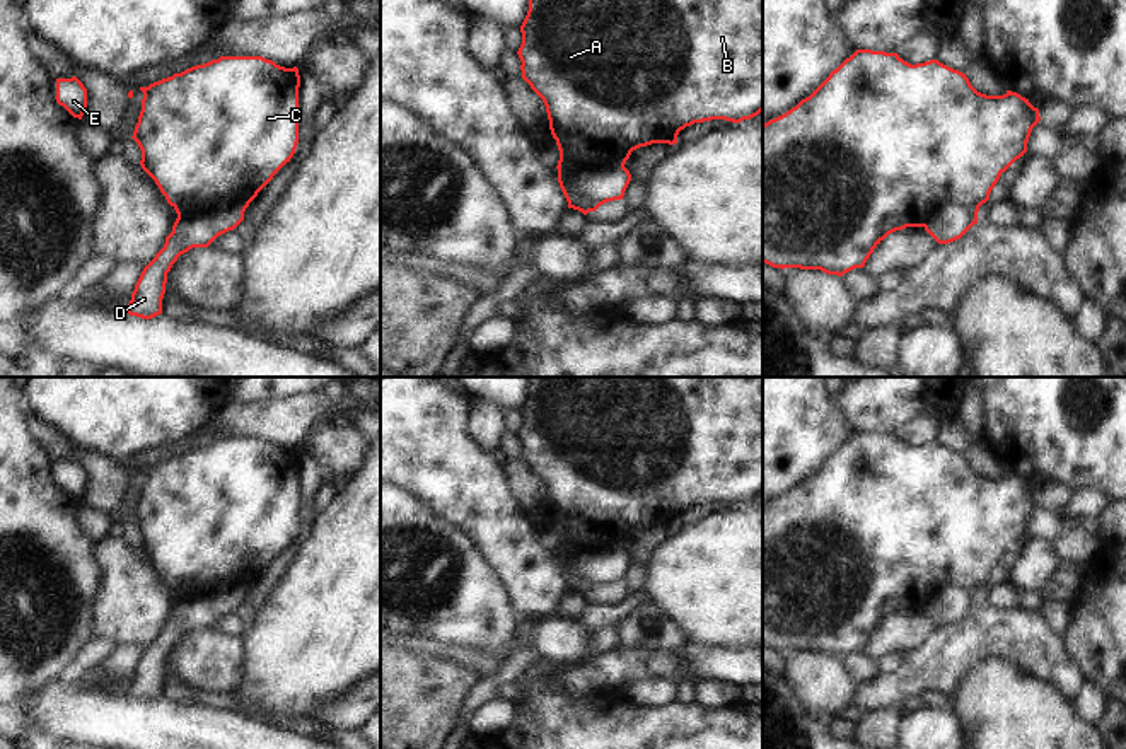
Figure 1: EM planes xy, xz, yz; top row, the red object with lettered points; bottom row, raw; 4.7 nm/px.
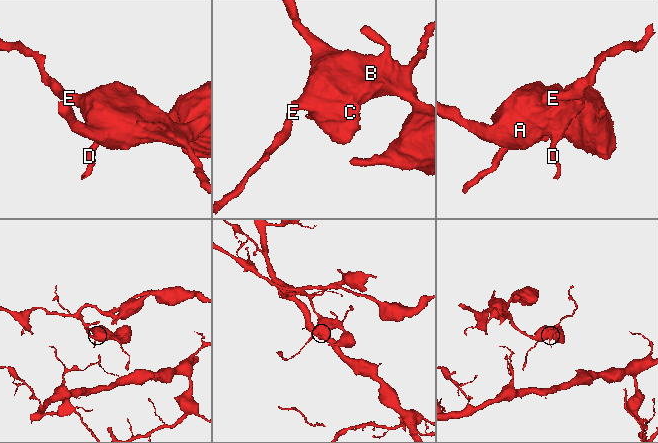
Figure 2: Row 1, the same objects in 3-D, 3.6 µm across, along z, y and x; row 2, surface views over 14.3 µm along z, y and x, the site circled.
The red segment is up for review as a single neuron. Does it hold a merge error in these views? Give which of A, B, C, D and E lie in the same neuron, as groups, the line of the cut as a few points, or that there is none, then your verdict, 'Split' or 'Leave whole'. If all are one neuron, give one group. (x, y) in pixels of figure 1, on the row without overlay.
Groups: A B C E / D. Split along xz (623, 546), (613, 545), (577, 555), (575, 570), (591, 589). Split.

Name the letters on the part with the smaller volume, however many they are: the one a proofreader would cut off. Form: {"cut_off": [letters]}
{"cut_off": ["D"]}

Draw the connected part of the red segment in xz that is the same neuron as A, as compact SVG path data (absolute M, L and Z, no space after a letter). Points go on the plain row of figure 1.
M529 377L529 392L520 408L522 427L517 433L522 461L543 481L549 512L560 532L558 565L568 590L583 597L595 594L575 568L578 553L626 546L631 534L652 525L677 525L677 517L694 505L725 502L740 505L763 493L763 377Z

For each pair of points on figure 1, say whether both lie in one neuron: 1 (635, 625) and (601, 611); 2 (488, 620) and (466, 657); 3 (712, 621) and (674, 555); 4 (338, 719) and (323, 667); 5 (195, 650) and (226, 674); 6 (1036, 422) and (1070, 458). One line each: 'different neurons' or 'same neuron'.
1: different neurons
2: different neurons
3: same neuron
4: different neurons
5: same neuron
6: same neuron

